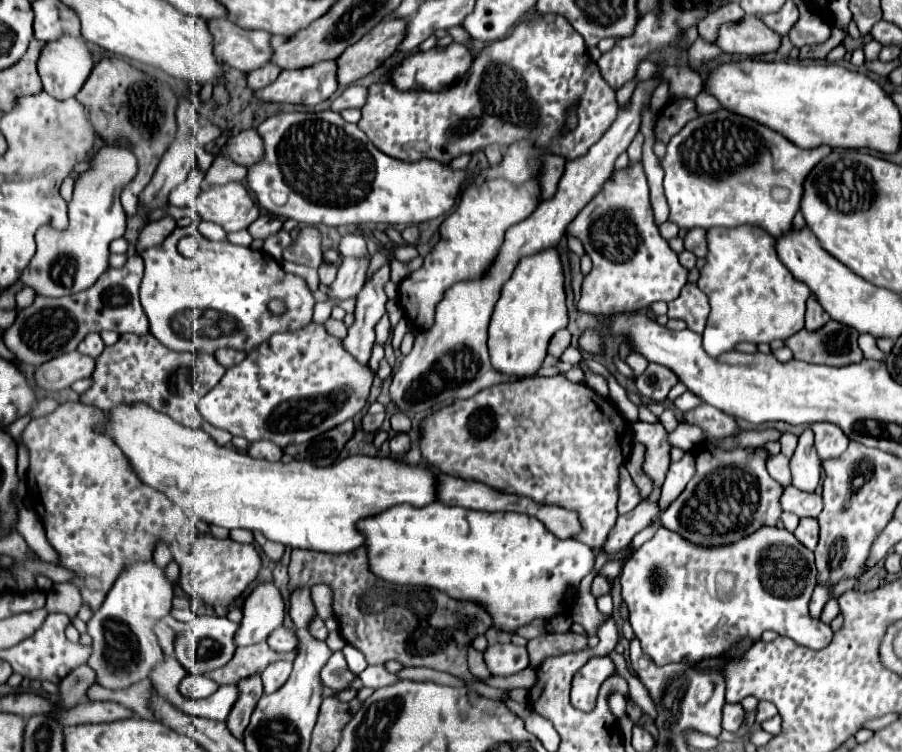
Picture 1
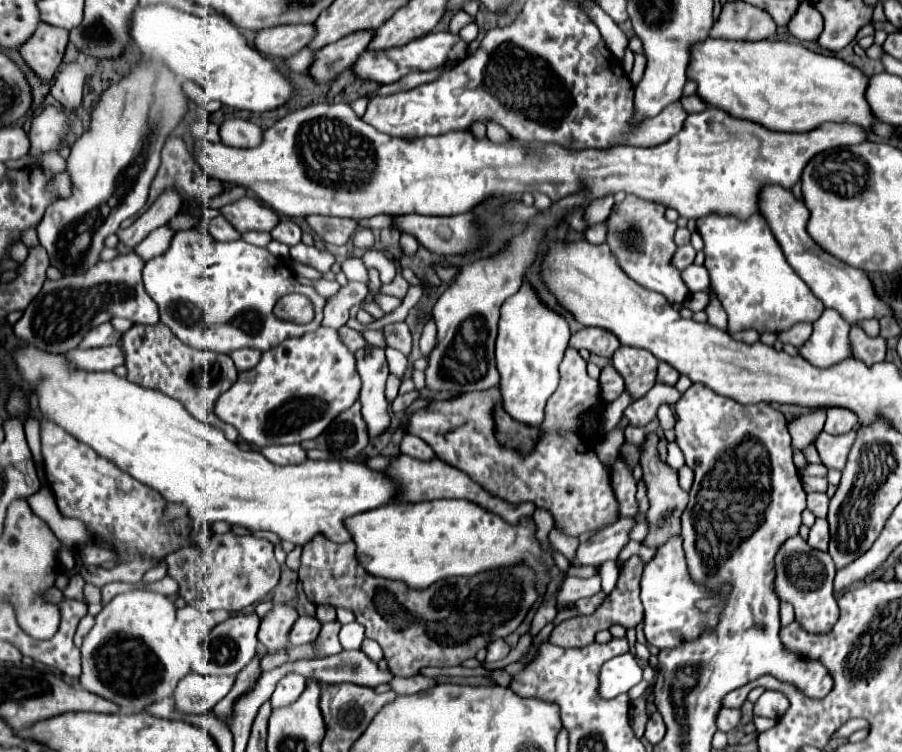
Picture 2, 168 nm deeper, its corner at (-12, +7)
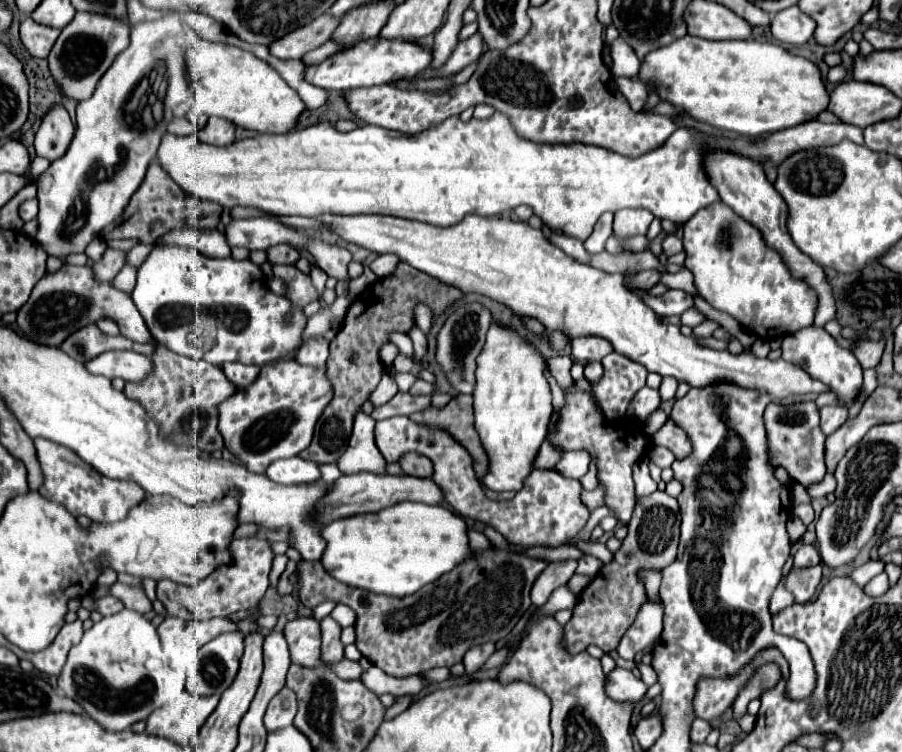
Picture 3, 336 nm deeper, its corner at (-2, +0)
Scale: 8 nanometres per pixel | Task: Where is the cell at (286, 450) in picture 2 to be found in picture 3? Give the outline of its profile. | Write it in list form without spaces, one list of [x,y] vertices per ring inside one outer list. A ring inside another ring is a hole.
[[[292,457],[292,459],[280,459],[274,461],[266,475],[282,485],[300,485],[300,483],[310,483],[320,479],[320,469],[314,461],[304,461],[300,457]]]

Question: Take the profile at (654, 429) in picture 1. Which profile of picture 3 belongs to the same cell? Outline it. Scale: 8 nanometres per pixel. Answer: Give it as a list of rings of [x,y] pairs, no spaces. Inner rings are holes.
[[[656,491],[648,497],[638,497],[632,519],[628,523],[628,535],[622,541],[622,547],[614,553],[614,561],[604,565],[596,579],[580,593],[578,605],[574,607],[572,619],[564,625],[562,645],[568,653],[576,655],[588,645],[598,645],[606,653],[614,651],[622,635],[632,627],[640,605],[646,599],[642,581],[638,579],[638,569],[652,567],[664,569],[676,559],[680,537],[680,509],[678,501],[666,491]],[[602,637],[602,639],[596,639]]]

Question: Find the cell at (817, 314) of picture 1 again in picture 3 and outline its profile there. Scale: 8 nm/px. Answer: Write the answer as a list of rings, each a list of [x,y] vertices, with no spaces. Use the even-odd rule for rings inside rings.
[[[810,325],[806,329],[800,329],[792,335],[784,337],[782,343],[782,359],[802,367],[812,379],[822,381],[824,385],[832,387],[832,391],[850,407],[854,397],[858,395],[858,389],[862,385],[862,367],[858,363],[858,359],[844,347],[840,347],[836,343],[836,339],[824,329],[824,327],[816,327]]]

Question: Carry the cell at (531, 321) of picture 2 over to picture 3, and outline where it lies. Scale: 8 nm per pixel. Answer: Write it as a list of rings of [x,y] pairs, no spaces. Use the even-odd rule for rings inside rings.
[[[492,323],[486,345],[478,357],[474,417],[476,431],[490,457],[490,473],[484,485],[492,491],[520,491],[524,477],[532,471],[532,461],[546,437],[552,413],[552,393],[546,379],[548,363],[544,355],[518,331]]]

